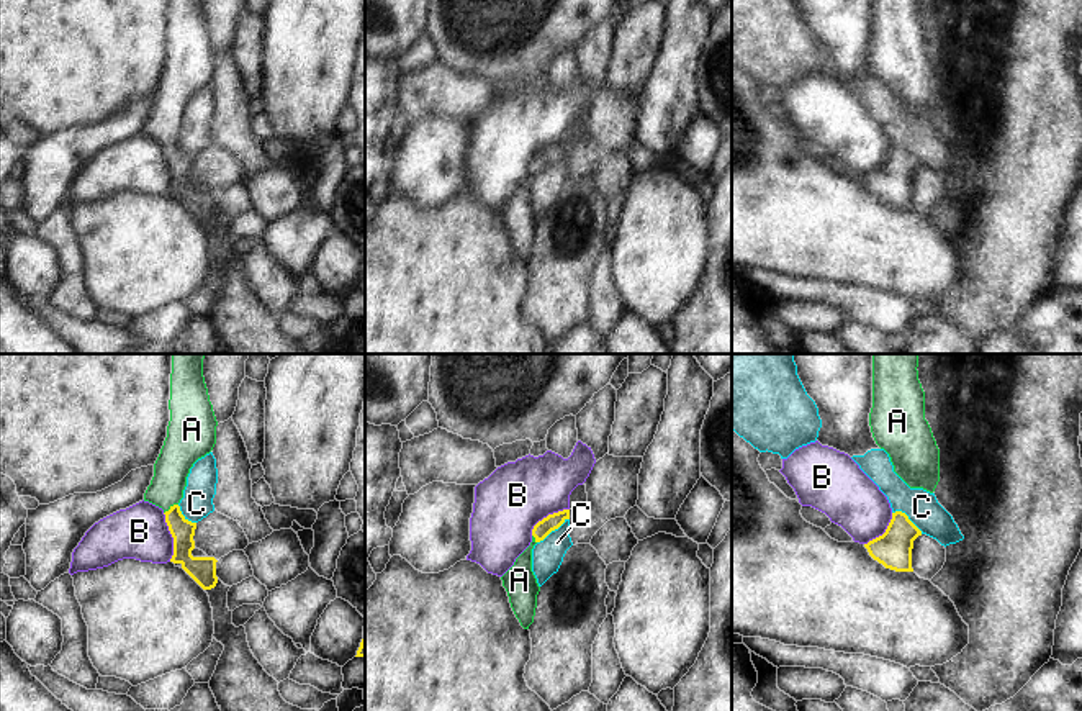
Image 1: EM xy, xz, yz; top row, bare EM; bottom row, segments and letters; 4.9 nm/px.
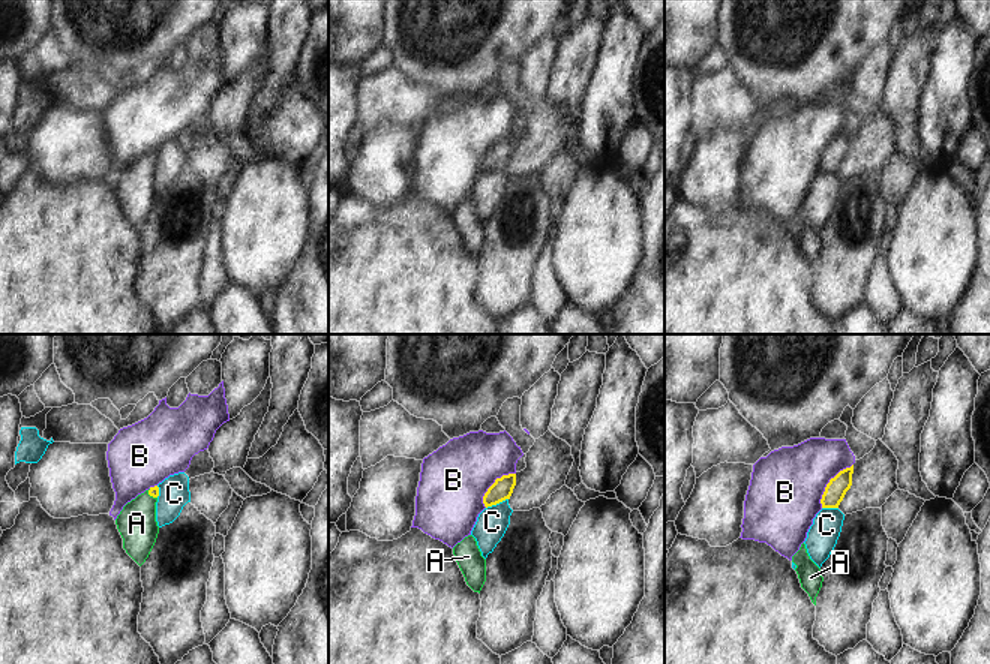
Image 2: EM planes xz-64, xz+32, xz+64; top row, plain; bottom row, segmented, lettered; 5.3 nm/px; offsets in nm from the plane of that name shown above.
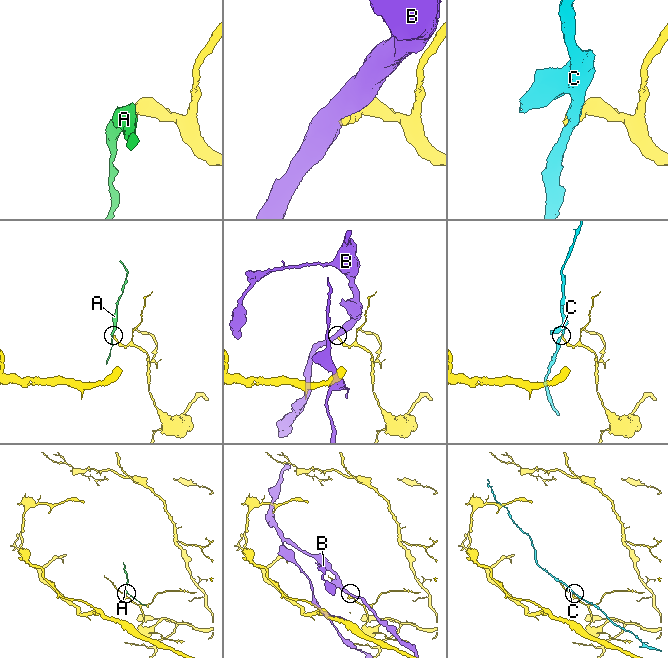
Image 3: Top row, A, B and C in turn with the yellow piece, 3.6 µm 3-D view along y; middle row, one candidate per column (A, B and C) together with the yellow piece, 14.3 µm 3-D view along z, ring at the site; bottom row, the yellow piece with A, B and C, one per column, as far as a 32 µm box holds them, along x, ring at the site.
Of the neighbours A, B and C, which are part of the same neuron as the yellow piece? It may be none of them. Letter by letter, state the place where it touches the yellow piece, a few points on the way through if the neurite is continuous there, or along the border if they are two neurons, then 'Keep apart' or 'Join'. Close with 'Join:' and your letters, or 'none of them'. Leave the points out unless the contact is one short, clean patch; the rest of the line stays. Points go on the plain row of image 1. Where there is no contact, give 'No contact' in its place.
A: Touches yellow at xy (171, 140). Path across: xy (182, 163), (171, 140), (171, 102), (175, 92). Join
B: Touches yellow at xy (172, 169). Boundary: xy (162, 146), (172, 171), (171, 194). Keep apart
C: Touches yellow at xz (552, 163). Boundary: xz (568, 151), (537, 176). Keep apart
Join: A.

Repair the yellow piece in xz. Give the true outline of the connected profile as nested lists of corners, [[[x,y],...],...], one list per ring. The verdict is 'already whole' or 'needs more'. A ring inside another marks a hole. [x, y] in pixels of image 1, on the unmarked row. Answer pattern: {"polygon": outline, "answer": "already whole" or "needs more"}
{"polygon": [[[570,143],[548,147],[532,162],[530,179],[516,192],[514,198],[501,210],[507,224],[511,241],[524,262],[534,256],[537,228],[540,220],[532,205],[532,182],[543,174],[552,164],[558,162],[570,152]]], "answer": "needs more"}

